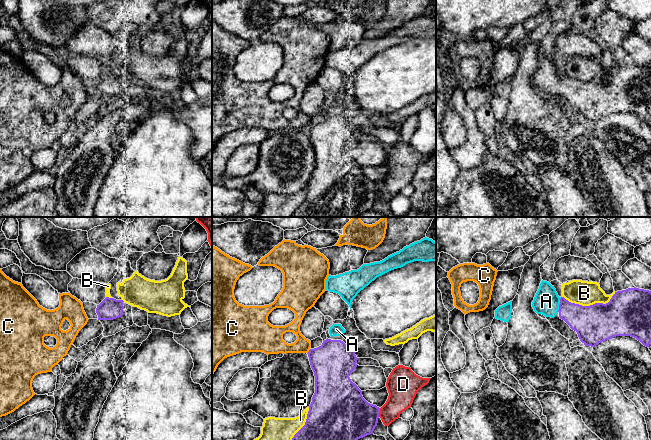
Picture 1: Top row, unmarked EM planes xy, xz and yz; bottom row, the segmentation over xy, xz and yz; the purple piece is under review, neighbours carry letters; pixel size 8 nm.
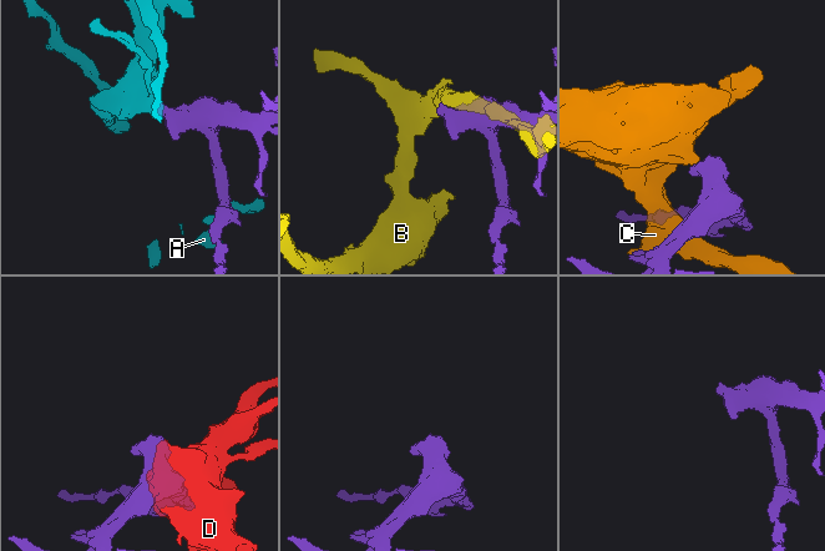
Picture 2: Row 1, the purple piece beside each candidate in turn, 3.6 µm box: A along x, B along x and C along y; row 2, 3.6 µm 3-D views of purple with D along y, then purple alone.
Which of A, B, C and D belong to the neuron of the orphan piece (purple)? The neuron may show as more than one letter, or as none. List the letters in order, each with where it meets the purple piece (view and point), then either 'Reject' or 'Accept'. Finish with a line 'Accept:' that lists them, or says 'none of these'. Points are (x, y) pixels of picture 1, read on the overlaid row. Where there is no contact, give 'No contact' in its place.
A: Touches purple at yz (559, 304). Accept
B: Touches purple at yz (590, 305). Reject
C: Touches purple at xz (309, 351). Reject
D: Touches purple at xz (379, 412). Reject
Accept: A

